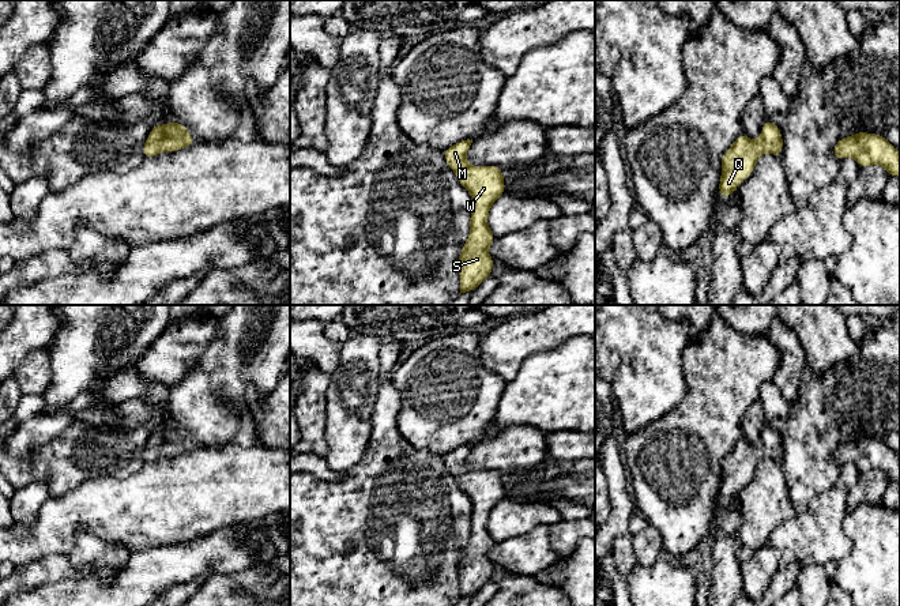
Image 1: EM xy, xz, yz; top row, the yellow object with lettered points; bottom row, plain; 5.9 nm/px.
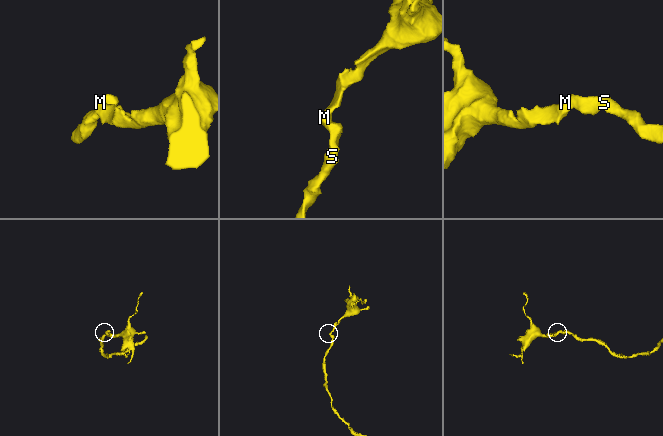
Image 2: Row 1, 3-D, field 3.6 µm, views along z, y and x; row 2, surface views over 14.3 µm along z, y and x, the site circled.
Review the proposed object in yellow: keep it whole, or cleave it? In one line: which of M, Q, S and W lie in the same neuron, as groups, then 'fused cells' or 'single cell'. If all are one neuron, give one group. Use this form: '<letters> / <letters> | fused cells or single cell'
M Q S W | single cell

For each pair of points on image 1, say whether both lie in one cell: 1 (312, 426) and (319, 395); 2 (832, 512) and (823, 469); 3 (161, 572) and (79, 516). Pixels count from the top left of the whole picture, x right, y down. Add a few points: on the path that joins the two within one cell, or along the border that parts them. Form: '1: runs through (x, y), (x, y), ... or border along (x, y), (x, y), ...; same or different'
1: runs through (312, 418), (312, 403); same
2: border along (840, 466), (836, 481), (817, 495), (804, 511); different
3: runs through (143, 550), (109, 516), (101, 516); same

